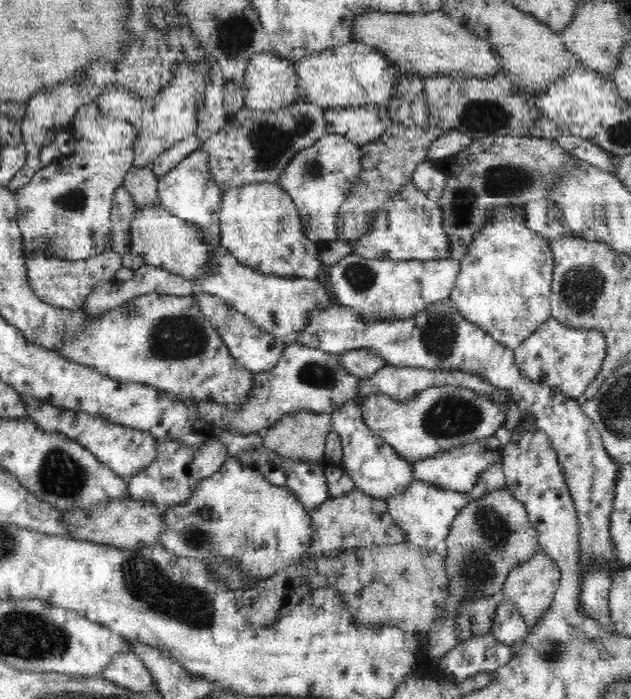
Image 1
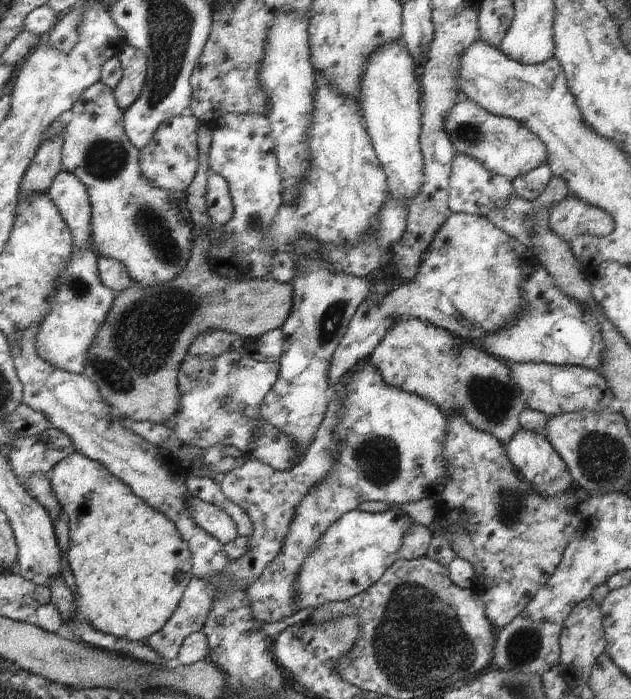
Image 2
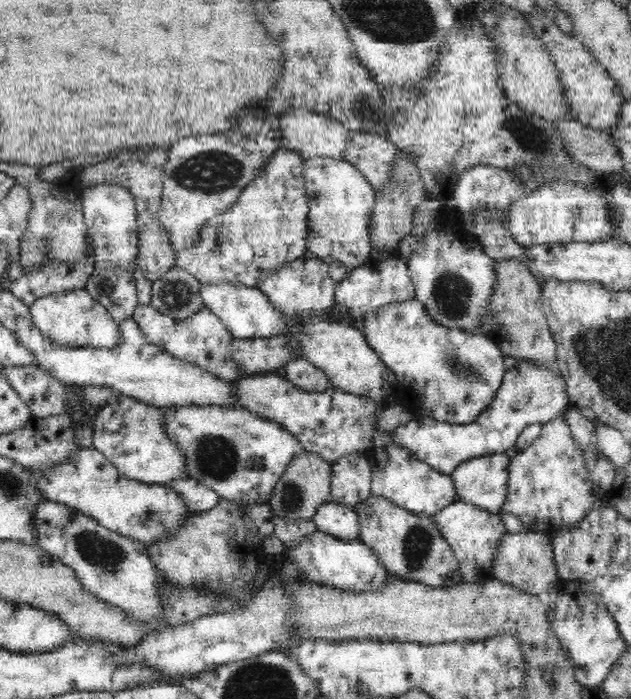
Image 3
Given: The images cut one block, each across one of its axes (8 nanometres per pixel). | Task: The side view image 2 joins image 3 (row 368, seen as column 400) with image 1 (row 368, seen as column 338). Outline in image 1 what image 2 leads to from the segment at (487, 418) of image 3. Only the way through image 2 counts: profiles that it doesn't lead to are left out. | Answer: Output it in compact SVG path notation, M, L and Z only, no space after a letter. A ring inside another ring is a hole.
M550 316L524 339L514 353L524 377L556 385L566 396L577 399L598 376L607 351L606 333L602 329L570 327Z

